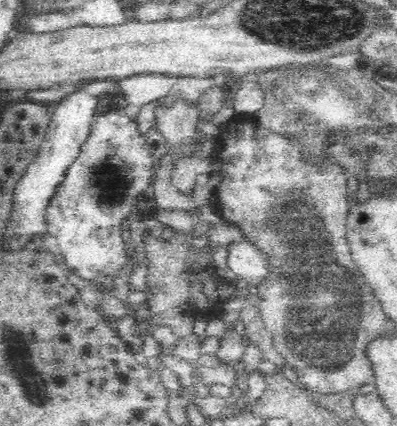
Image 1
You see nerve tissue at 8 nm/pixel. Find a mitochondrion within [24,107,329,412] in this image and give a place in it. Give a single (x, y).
(111, 179)

